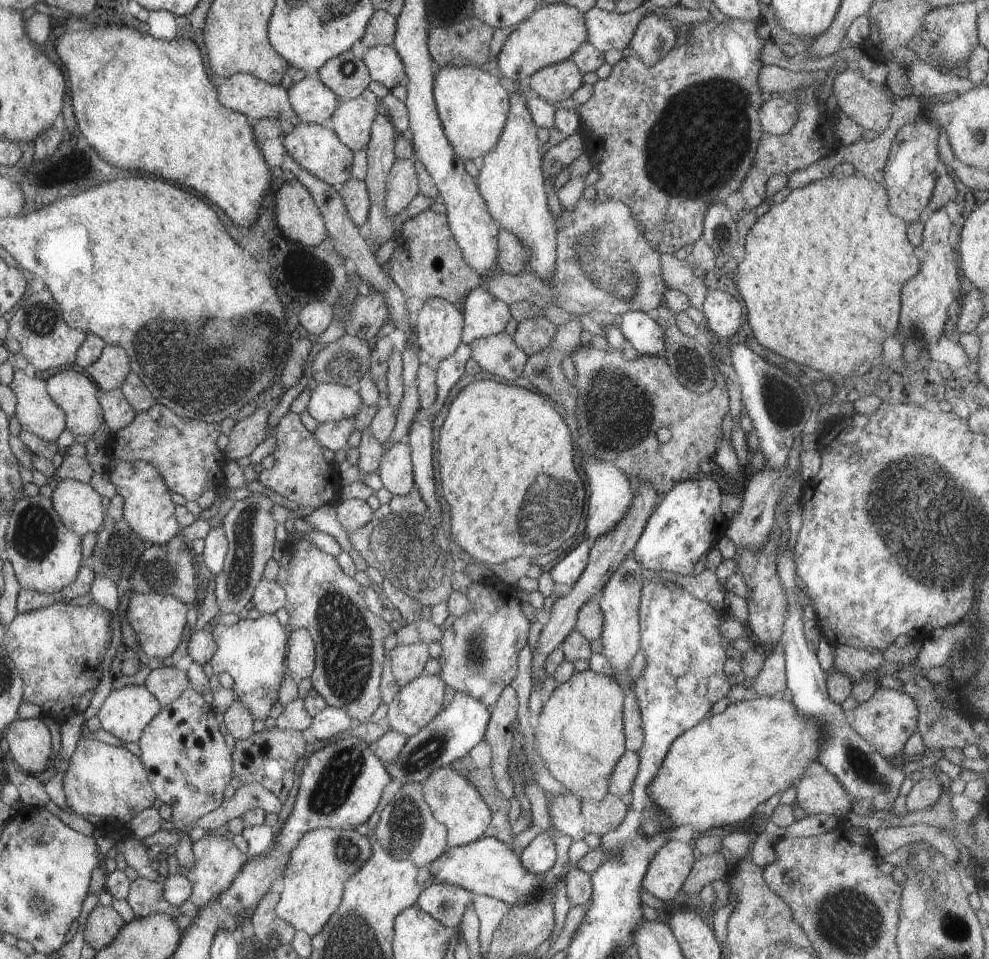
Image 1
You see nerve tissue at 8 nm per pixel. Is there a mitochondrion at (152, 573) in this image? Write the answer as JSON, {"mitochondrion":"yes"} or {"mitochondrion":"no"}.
{"mitochondrion":"yes"}

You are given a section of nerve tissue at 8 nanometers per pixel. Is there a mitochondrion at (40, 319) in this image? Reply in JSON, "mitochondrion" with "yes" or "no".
{"mitochondrion":"yes"}

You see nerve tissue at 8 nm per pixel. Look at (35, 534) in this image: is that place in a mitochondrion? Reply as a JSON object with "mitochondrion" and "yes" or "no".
{"mitochondrion":"yes"}

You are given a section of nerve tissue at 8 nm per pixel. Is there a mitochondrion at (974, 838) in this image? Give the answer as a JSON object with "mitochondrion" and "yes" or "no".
{"mitochondrion":"no"}

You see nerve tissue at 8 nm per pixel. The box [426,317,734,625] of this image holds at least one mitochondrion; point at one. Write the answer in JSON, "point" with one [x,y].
{"point":[614,403]}

